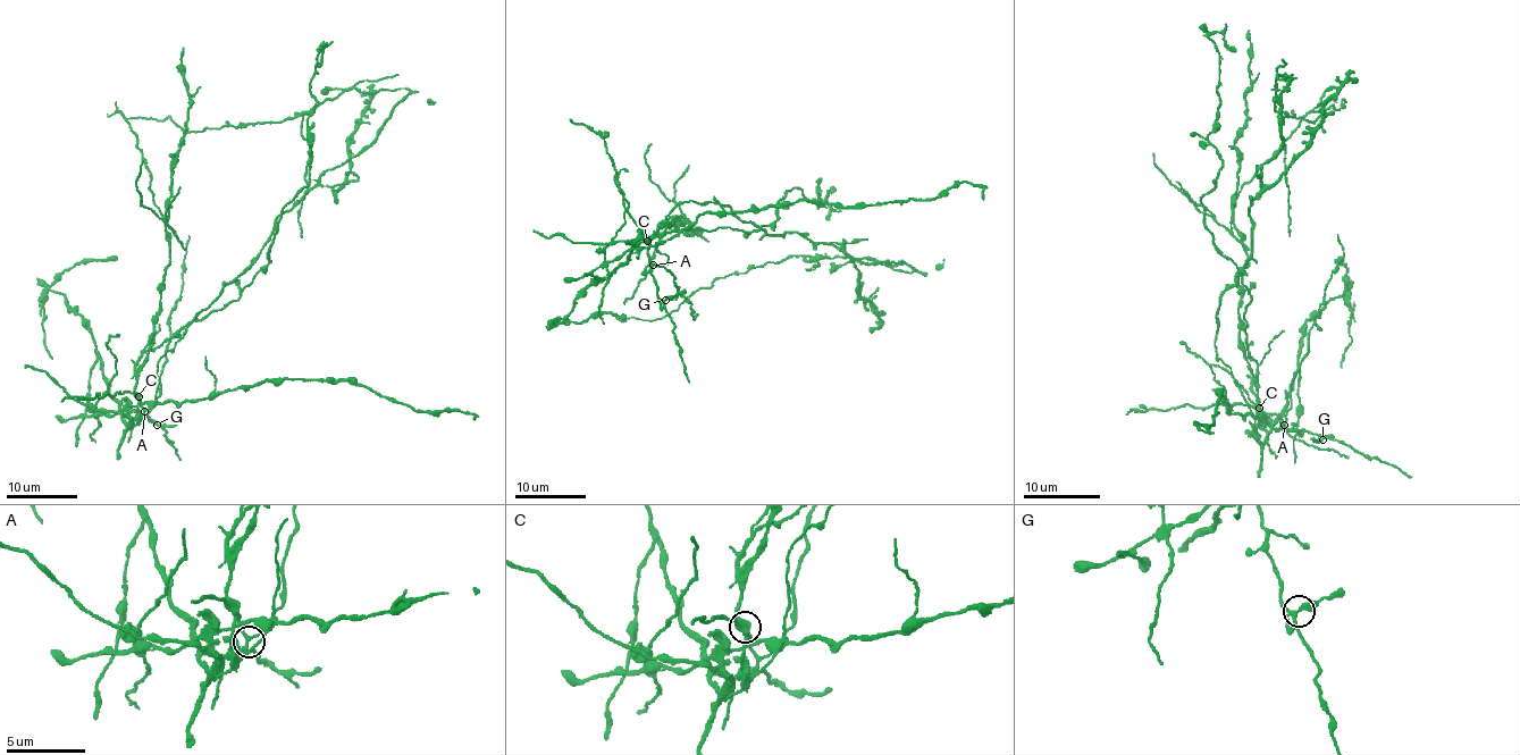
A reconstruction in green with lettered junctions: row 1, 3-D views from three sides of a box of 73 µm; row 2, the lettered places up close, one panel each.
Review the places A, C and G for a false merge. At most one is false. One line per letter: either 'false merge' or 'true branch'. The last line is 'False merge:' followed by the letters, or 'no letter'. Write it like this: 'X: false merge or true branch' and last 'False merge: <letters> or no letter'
A: true branch
C: false merge
G: true branch
False merge: C

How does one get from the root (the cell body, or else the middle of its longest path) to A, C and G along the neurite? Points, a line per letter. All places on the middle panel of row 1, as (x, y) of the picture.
A: (717, 204), (694, 201), (678, 204), (665, 217), (664, 234), (648, 251), (648, 259), (653, 265)
C: (717, 204), (694, 201), (678, 204), (665, 217), (661, 240), (652, 246), (646, 242)
G: (717, 204), (685, 201), (665, 217), (664, 234), (648, 251), (656, 295), (665, 300)

